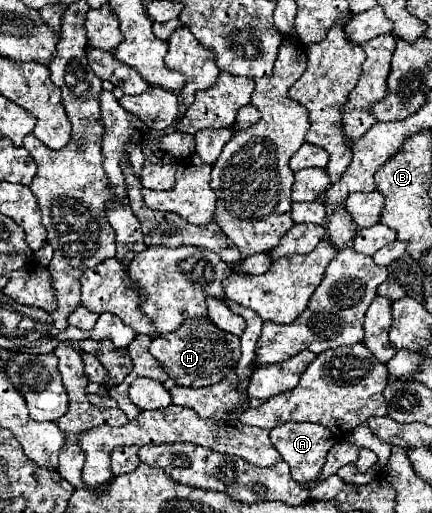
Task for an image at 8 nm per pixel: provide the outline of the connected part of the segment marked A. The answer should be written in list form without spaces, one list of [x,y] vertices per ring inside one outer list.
[[[283,423],[281,427],[277,427],[277,429],[273,427],[273,431],[269,431],[269,439],[271,439],[271,443],[275,443],[275,449],[281,453],[283,461],[289,463],[291,477],[299,485],[307,483],[311,479],[317,479],[329,449],[333,447],[333,443],[337,443],[337,437],[333,431],[329,431],[327,427],[315,425],[315,423]]]

